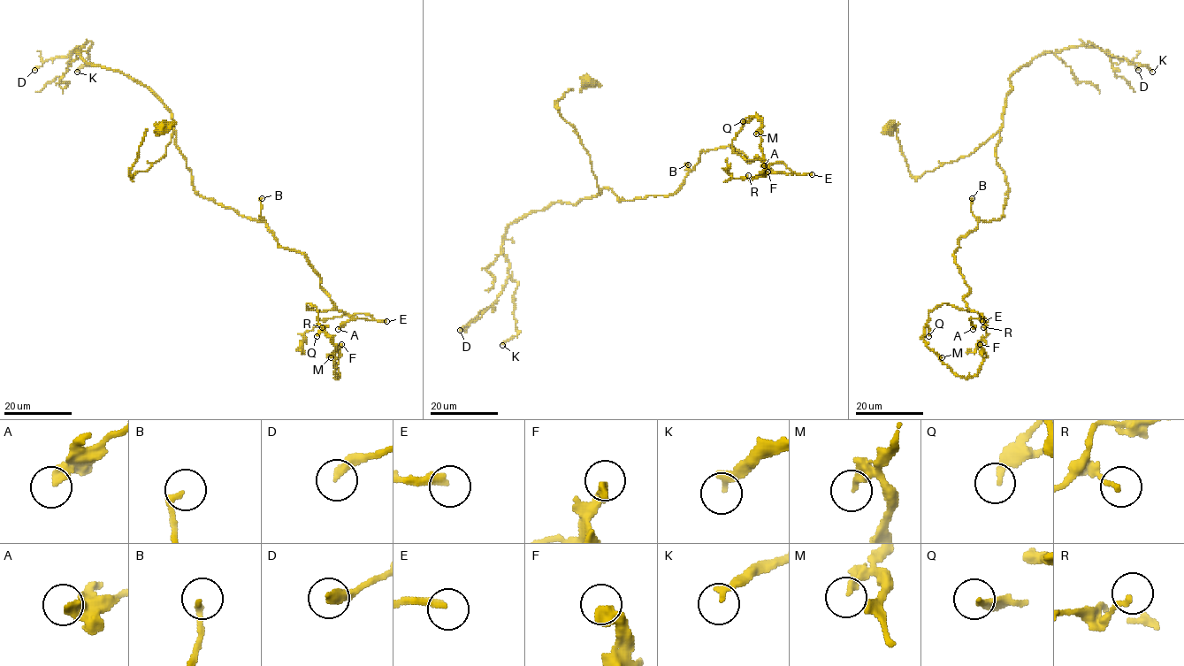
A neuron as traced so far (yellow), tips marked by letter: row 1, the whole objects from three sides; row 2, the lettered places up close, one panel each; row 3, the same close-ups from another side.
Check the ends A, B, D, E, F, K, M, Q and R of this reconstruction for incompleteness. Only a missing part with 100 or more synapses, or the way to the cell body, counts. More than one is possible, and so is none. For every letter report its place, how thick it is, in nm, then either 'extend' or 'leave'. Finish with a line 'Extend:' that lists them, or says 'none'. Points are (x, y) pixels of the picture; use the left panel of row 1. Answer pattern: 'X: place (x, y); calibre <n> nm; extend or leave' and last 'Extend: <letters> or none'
A: place (338, 329); calibre 360 nm; leave
B: place (262, 198); calibre 220 nm; leave
D: place (34, 70); calibre 340 nm; leave
E: place (386, 321); calibre 300 nm; extend
F: place (341, 344); calibre 360 nm; leave
K: place (77, 72); calibre 240 nm; leave
M: place (331, 357); calibre 220 nm; leave
Q: place (317, 336); calibre 180 nm; leave
R: place (322, 327); calibre 180 nm; leave
Extend: E

